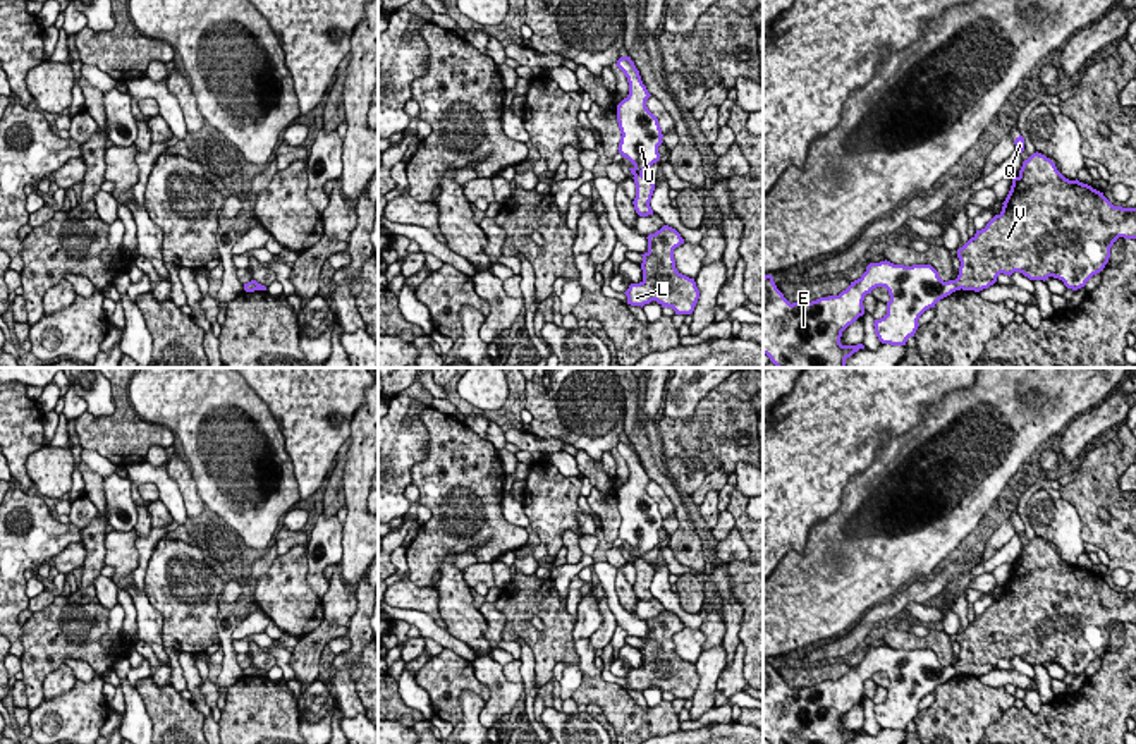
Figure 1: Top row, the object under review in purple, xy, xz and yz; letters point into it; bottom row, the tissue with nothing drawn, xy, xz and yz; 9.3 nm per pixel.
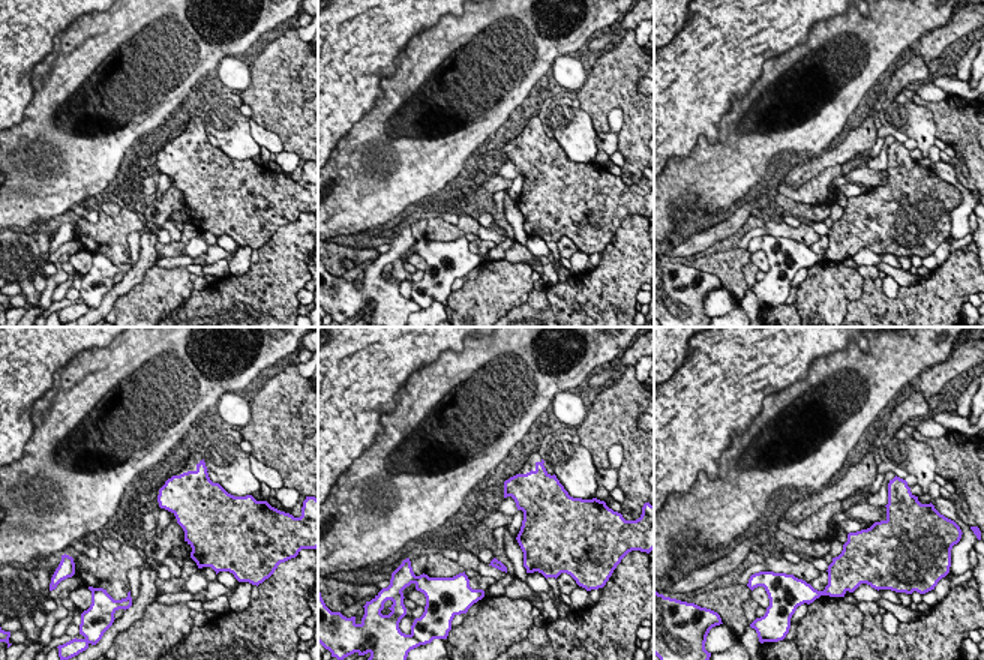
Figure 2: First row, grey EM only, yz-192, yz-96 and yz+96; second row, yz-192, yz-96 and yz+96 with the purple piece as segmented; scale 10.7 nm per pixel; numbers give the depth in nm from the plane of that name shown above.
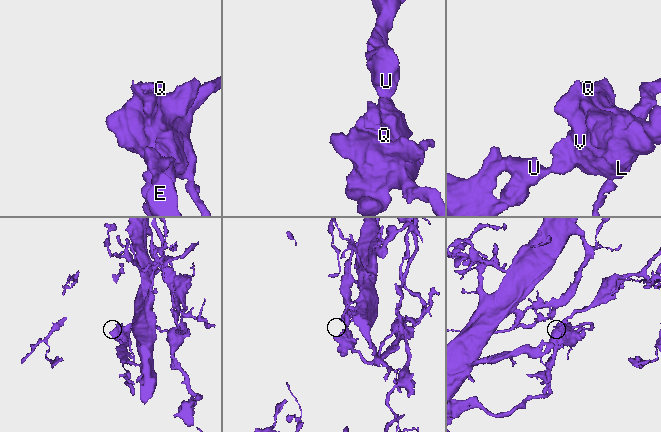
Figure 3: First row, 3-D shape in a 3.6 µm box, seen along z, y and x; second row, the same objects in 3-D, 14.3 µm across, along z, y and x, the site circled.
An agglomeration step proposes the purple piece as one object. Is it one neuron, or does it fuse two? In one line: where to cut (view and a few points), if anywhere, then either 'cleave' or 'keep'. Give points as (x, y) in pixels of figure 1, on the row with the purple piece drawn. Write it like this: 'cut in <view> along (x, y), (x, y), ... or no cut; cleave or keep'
cut in yz along (952, 280), (958, 289); cleave

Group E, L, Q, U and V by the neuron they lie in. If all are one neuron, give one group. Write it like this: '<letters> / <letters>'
E U / L Q V

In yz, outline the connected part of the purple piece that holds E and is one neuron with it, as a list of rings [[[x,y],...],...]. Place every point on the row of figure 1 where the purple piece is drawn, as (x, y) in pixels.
[[[890,261],[870,263],[866,271],[839,296],[820,297],[811,302],[789,302],[777,289],[773,277],[763,277],[763,354],[777,368],[846,368],[851,357],[863,344],[842,345],[842,332],[864,314],[864,296],[873,289],[885,287],[890,301],[887,314],[875,320],[875,333],[882,344],[906,345],[914,337],[919,316],[935,308],[935,304],[957,290],[954,280],[944,282],[931,265],[894,265]]]

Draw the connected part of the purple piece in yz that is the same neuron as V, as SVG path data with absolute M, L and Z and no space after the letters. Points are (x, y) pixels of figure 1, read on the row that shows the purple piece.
M1038 151L1023 162L1002 204L1002 211L957 249L957 290L980 292L993 285L1000 273L1011 277L1014 271L1029 280L1045 282L1054 277L1078 290L1105 268L1110 247L1119 237L1136 239L1136 208L1114 206L1103 192L1078 179L1066 179L1055 163Z

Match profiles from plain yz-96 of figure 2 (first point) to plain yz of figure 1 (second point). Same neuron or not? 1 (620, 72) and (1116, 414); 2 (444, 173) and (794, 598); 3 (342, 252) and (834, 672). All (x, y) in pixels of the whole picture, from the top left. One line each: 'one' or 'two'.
1: two
2: one
3: one

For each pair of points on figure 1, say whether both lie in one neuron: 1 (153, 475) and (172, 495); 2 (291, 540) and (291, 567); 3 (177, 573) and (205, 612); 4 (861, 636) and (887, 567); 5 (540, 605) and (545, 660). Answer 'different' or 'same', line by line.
1: same
2: different
3: same
4: different
5: same

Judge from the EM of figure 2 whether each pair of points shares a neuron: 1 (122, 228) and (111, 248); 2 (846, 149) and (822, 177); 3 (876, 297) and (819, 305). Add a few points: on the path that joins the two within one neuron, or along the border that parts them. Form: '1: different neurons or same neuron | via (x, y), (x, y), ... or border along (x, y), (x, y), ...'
1: same neuron | via (117, 233), (111, 243)
2: different neurons | border along (863, 152), (843, 162), (822, 168), (803, 185)
3: different neurons | border along (864, 278), (861, 294), (848, 305), (846, 311)

